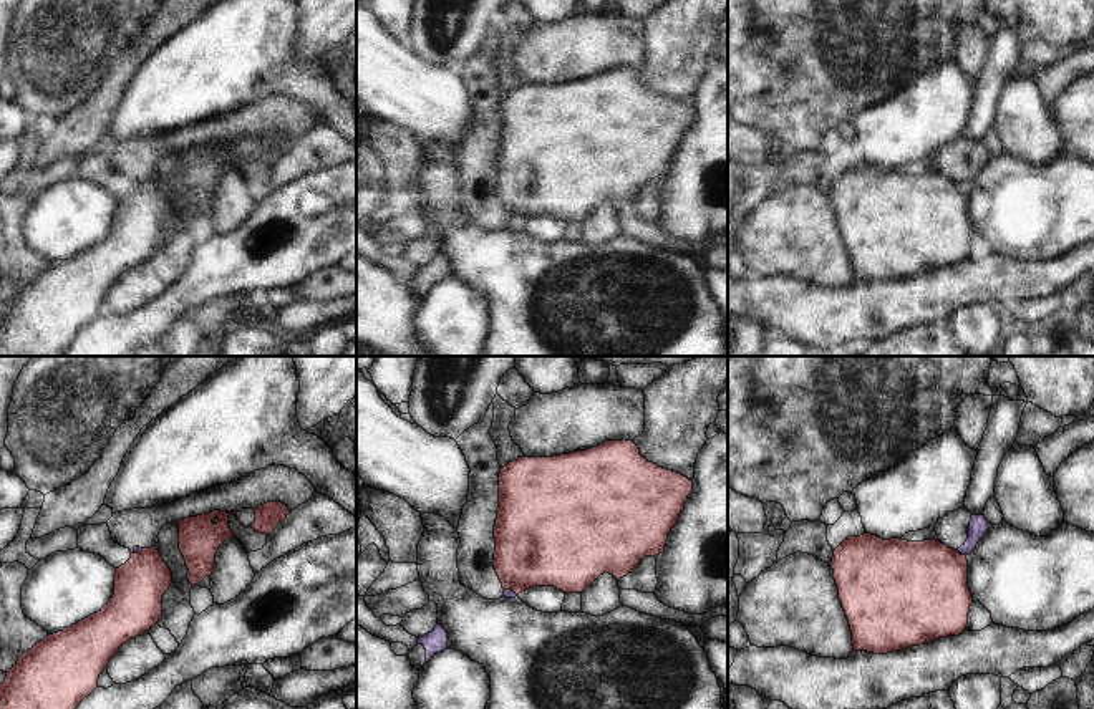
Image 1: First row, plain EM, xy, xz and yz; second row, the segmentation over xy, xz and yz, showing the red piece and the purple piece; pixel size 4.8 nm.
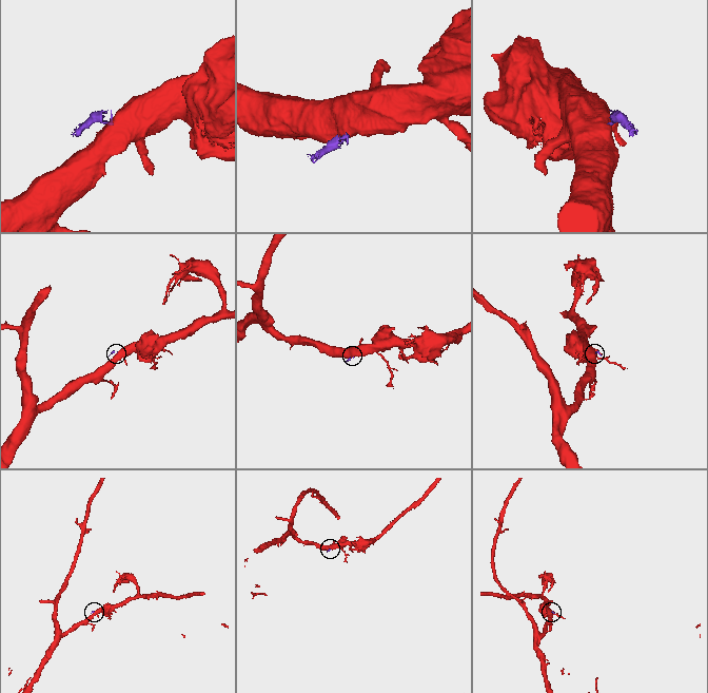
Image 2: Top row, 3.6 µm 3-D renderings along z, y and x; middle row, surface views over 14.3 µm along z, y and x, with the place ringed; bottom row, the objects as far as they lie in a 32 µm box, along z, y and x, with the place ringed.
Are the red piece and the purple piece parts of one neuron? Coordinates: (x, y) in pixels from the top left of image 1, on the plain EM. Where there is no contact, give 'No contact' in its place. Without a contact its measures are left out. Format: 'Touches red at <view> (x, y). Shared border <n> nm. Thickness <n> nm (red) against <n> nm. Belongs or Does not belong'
Touches red at yz (960, 183). Shared border 60 nm. Thickness 440 nm (red) against 90 nm. Does not belong

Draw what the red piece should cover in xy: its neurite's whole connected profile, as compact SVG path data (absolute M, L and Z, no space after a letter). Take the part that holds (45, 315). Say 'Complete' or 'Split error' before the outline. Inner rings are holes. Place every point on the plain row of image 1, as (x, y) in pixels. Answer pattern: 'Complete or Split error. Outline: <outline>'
Complete. Outline: M156 176L131 182L131 187L116 197L114 224L98 242L90 244L70 257L48 263L30 280L23 282L7 301L5 310L0 313L0 356L65 354L81 330L98 316L99 303L108 297L109 288L121 275L157 253L162 245L162 224L169 219L171 212L172 202Z

